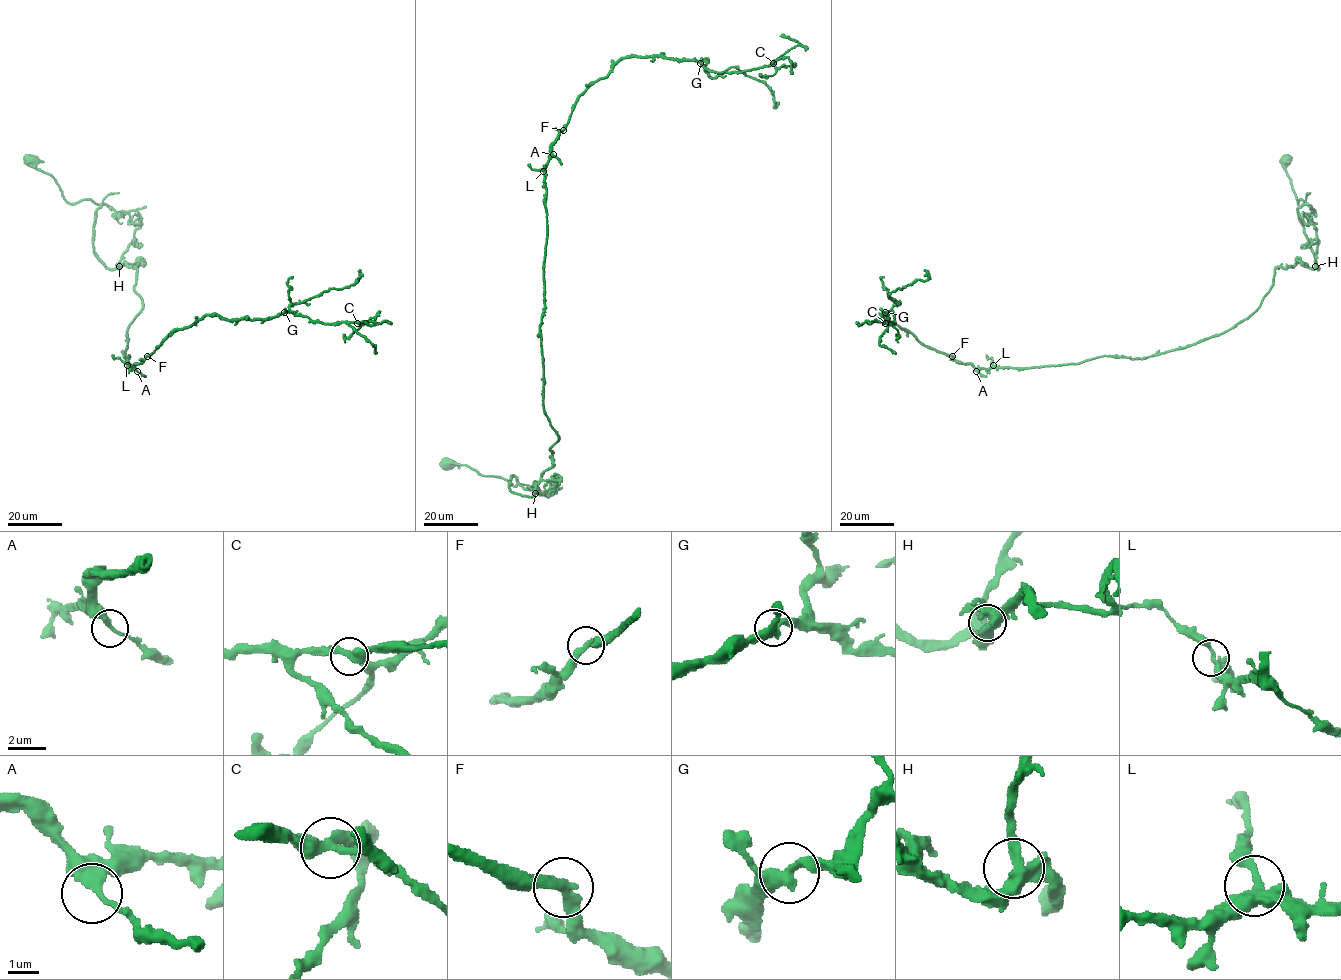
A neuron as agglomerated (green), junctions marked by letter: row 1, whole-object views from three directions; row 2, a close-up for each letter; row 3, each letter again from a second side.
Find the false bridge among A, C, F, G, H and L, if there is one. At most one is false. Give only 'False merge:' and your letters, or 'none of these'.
False merge: none of these

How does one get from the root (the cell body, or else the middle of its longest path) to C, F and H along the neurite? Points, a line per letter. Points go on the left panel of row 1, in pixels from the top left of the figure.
C: (31, 160), (68, 202), (101, 205), (96, 255), (136, 267), (129, 368), (206, 315), (357, 323)
F: (31, 160), (68, 202), (101, 205), (93, 250), (136, 267), (142, 300), (124, 357), (147, 356)
H: (31, 160), (54, 178), (68, 202), (91, 199), (101, 205), (96, 211), (93, 250), (110, 269), (119, 266)

